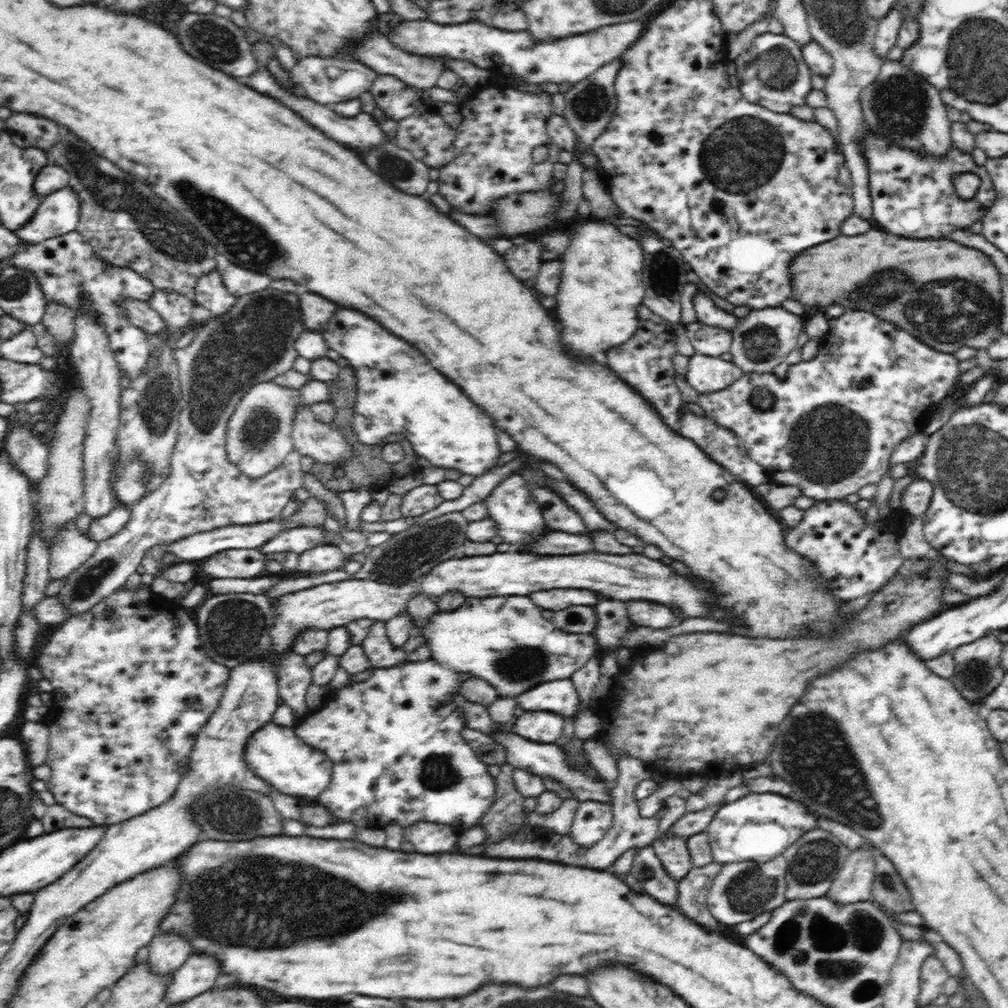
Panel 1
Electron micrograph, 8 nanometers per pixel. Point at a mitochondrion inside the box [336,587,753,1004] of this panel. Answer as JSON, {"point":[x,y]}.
{"point":[523,663]}

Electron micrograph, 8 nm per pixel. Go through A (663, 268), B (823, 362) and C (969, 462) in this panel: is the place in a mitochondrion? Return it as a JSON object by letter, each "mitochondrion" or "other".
{"A":"mitochondrion","B":"other","C":"mitochondrion"}

